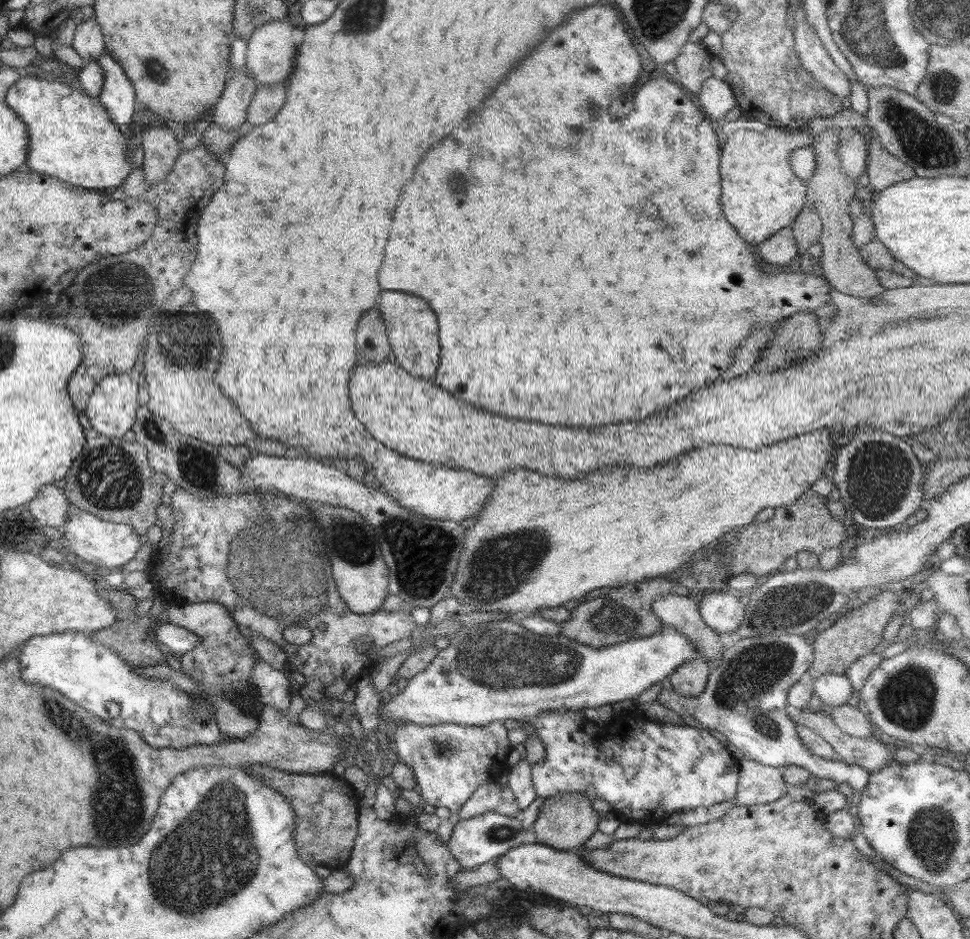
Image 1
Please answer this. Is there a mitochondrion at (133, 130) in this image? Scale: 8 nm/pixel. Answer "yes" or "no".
no

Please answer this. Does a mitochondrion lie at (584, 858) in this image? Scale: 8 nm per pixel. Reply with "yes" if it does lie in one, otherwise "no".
no

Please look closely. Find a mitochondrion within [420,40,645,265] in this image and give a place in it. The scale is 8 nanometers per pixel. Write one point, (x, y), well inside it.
(590, 105)

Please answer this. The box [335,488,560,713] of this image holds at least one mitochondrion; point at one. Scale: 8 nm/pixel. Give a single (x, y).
(423, 554)

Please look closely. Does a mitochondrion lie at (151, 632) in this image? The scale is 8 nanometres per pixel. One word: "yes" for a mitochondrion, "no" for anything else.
no

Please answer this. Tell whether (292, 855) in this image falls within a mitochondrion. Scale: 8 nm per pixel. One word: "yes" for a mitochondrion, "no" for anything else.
no

